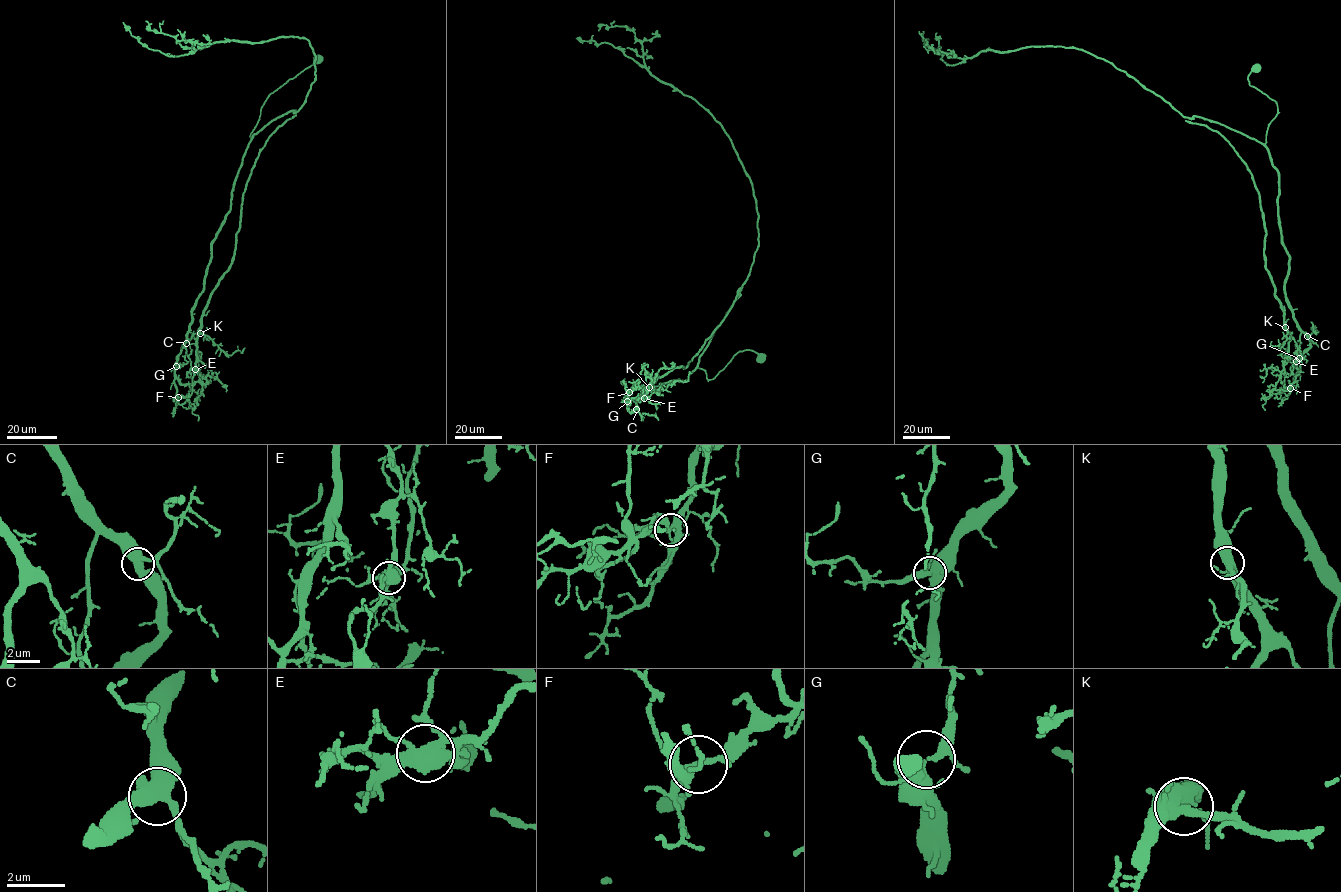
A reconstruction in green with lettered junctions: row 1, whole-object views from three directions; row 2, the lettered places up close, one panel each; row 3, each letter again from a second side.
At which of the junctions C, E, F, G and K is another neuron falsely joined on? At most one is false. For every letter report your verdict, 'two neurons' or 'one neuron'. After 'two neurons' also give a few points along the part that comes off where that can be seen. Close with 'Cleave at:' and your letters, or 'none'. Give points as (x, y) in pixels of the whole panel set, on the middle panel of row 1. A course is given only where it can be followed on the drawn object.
C: one neuron
E: two neurons | (645, 398), (648, 399), (646, 390), (658, 377), (674, 368), (687, 366), (723, 321), (740, 287)
F: one neuron
G: one neuron
K: one neuron
Cleave at: E

